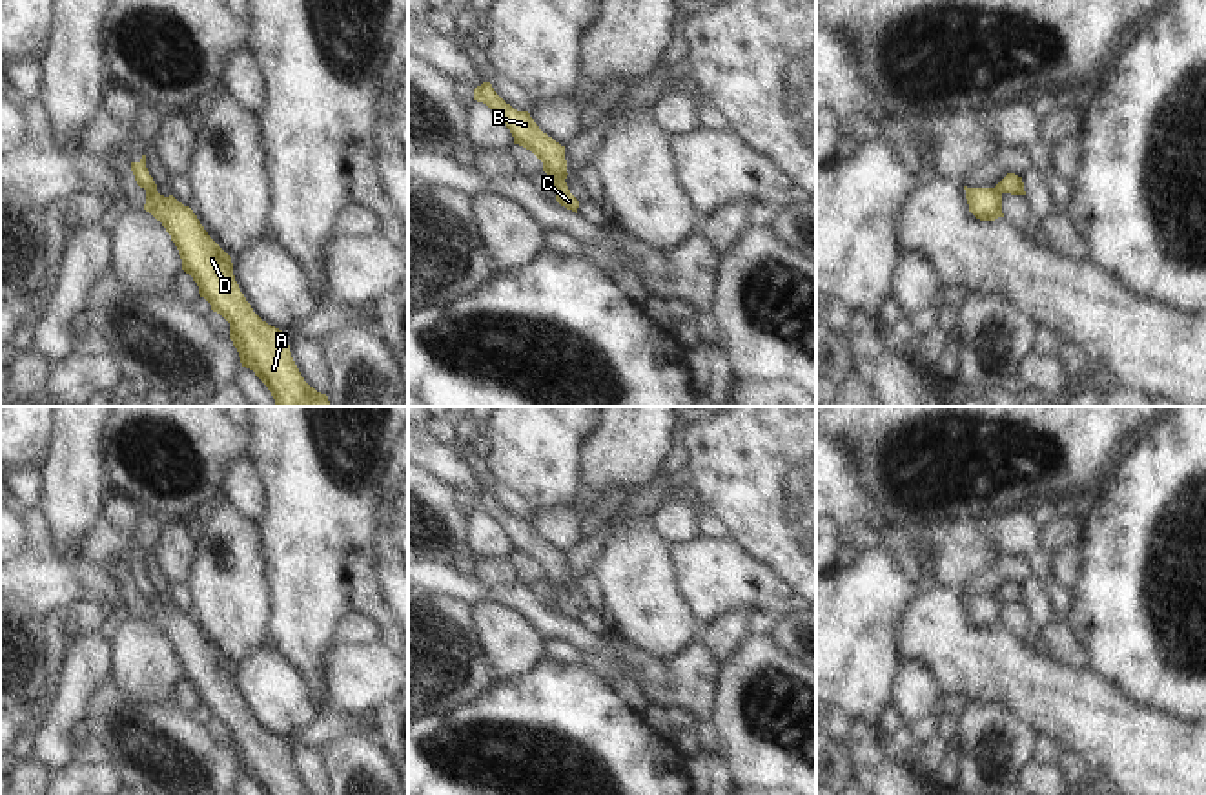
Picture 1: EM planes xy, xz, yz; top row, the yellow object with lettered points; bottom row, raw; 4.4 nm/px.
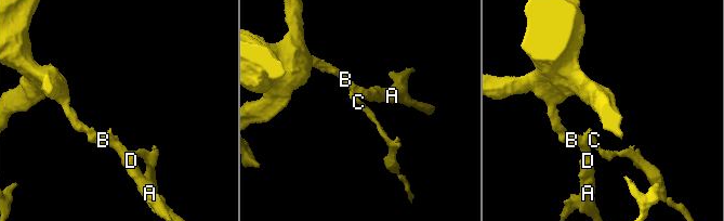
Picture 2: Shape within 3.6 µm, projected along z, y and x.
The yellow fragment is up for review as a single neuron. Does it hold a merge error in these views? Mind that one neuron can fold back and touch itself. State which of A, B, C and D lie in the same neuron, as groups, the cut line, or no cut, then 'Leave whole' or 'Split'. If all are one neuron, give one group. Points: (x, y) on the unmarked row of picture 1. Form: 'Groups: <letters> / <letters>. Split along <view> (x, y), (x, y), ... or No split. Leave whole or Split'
Groups: A B D / C. Split along xz (551, 584), (563, 588). Split.

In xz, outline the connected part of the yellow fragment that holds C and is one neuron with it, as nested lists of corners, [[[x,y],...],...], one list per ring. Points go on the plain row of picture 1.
[[[550,585],[552,593],[556,596],[556,609],[565,614],[567,618],[572,618],[577,622],[579,609],[570,602],[565,587],[561,585]]]

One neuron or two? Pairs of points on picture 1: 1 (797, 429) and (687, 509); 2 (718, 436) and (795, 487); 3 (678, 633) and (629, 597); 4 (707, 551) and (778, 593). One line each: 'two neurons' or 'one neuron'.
1: two neurons
2: one neuron
3: one neuron
4: one neuron

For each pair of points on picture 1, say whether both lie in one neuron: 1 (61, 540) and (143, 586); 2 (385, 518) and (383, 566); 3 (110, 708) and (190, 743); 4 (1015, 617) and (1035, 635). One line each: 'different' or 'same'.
1: different
2: same
3: same
4: same

